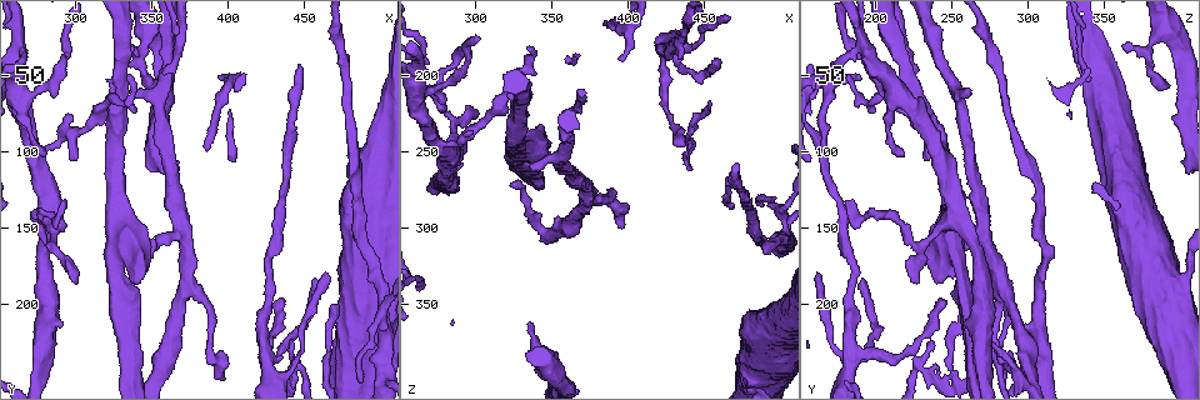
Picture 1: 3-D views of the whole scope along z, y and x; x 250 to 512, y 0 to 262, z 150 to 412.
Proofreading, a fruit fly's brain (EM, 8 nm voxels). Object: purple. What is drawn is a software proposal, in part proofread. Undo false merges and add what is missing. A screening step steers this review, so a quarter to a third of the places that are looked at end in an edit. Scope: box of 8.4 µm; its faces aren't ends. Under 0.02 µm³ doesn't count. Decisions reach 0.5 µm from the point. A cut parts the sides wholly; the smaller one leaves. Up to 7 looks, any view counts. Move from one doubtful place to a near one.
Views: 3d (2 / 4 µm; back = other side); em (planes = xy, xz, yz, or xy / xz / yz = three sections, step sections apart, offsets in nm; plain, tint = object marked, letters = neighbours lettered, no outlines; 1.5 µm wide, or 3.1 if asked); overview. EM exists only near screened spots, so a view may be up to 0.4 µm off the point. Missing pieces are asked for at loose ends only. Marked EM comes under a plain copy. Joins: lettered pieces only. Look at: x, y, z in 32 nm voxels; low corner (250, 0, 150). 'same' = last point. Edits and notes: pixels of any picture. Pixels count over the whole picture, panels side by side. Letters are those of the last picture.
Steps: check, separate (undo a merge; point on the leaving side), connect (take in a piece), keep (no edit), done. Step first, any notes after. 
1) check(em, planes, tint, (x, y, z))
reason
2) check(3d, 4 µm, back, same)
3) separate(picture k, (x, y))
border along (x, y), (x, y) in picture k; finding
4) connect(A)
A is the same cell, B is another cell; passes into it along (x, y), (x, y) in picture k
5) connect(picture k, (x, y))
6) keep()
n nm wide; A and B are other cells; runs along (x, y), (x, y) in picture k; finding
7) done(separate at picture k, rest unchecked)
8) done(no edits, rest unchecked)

check(em, planes, letters, (334, 48, 182))
thin end

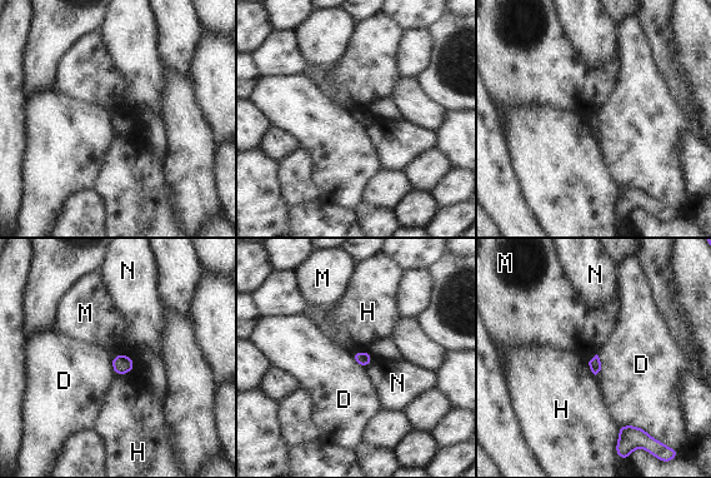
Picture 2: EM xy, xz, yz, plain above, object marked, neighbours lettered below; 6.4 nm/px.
keep()
H touches over 150 nm; D, H, M and N are other cells; no lettered piece goes on from it

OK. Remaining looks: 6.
check(3d, 2 µm, (278, 100, 246))
three-way junction

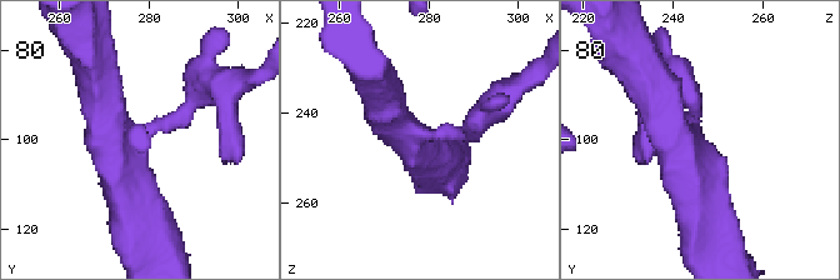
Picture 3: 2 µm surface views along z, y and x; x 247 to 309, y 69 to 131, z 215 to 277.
check(em, planes, letters, (278, 102, 245))
3 arms; arms of 220, 300, 380 nm

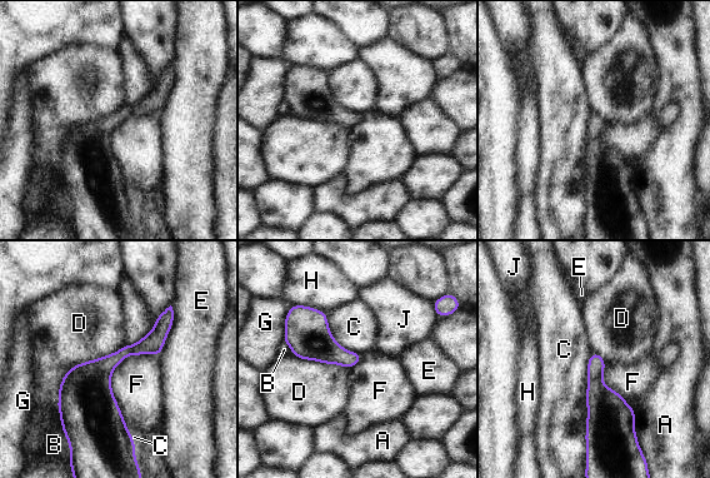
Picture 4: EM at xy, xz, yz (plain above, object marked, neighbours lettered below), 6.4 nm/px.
keep()
C touches over 750 nm; A, B, C, D, E, F, G, H and J are other cells; all the same neuron

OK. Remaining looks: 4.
check(3d, 4 µm, (284, 160, 230))
sudden change in width

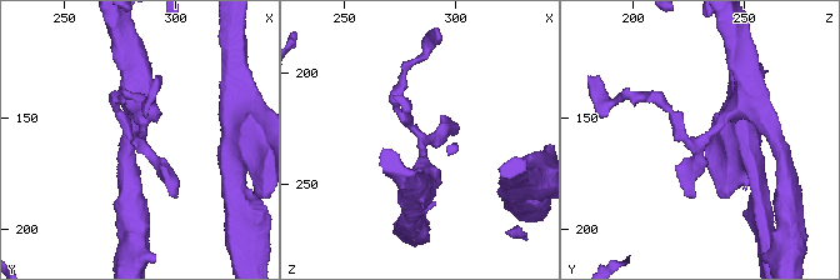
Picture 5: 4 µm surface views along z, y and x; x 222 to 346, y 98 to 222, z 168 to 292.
check(em, xy, step 8, tint, (285, 160, 230))
now the EM

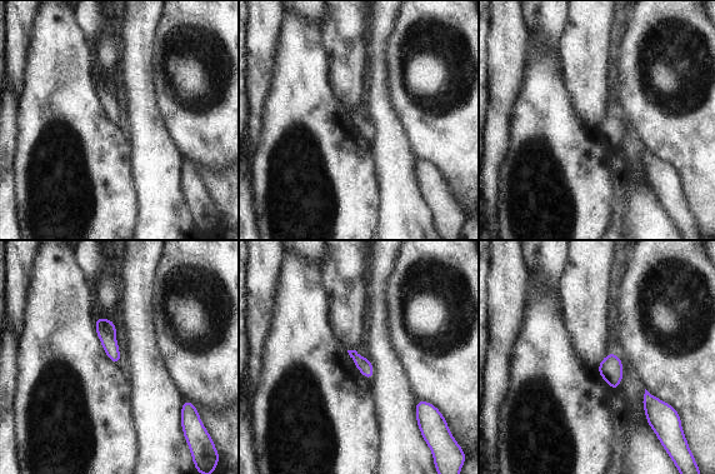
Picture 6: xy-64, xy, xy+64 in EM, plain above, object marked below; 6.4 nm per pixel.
check(em, planes, letters, same)

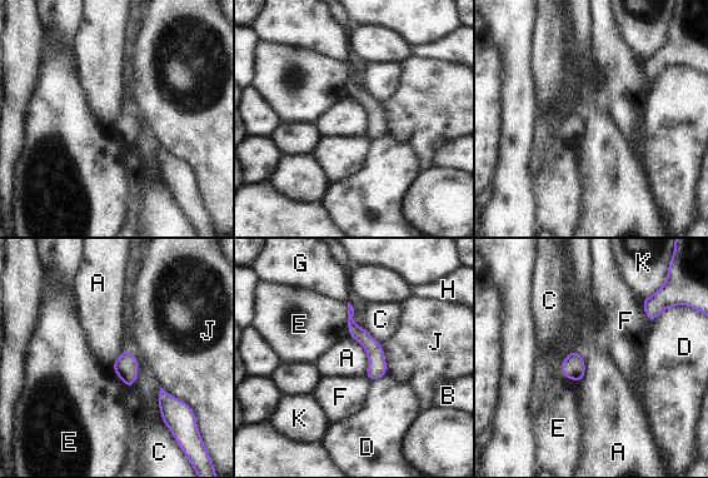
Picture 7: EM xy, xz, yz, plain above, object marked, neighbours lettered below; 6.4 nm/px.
keep()
A, B, C, D, E, F, G, H, J and K are other cells; border along (160, 386), (184, 401), (197, 419) in picture 7; all the same neuron

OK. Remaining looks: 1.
done(no edits, rest unchecked)

